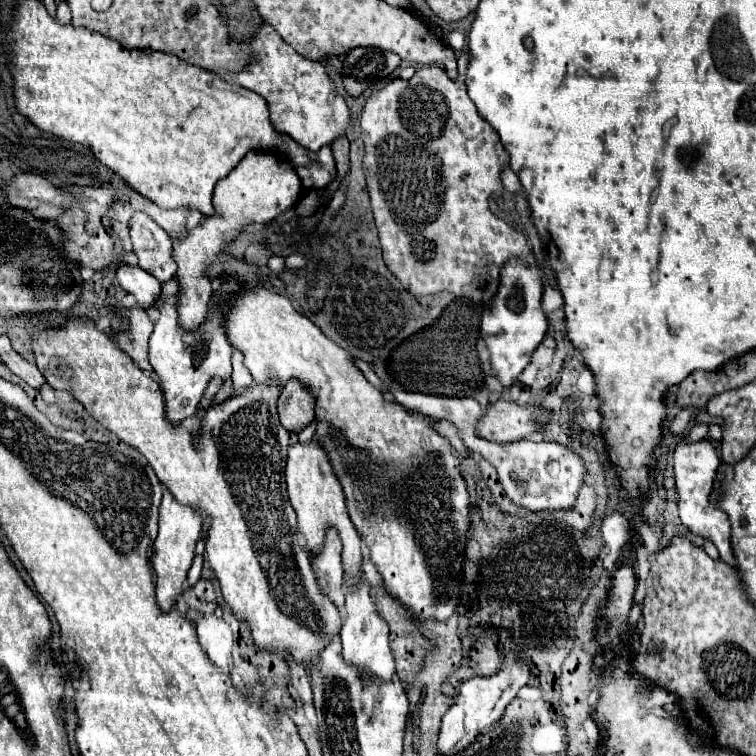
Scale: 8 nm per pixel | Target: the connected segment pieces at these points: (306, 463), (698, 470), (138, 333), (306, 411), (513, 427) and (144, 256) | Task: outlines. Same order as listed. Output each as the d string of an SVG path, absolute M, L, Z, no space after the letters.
M315 440L301 444L295 442L289 448L287 454L287 466L285 466L285 482L289 492L289 502L293 510L297 512L299 532L305 538L305 544L309 550L315 550L321 546L325 538L327 526L335 526L339 530L341 542L343 542L343 568L347 574L353 574L361 570L361 540L359 534L347 514L345 506L345 494L343 488L333 472L333 466L329 464L329 456L325 456L325 450L321 444L315 444Z
M701 440L695 444L687 444L687 442L677 444L675 454L673 454L673 470L675 470L675 484L677 484L677 494L679 494L679 502L677 502L679 518L681 518L681 524L689 528L693 534L705 540L711 540L717 546L723 562L737 568L737 562L731 550L731 542L729 542L729 536L731 536L729 518L723 510L717 510L709 504L709 492L713 488L713 480L715 480L719 466L721 466L721 460L709 440Z
M117 306L115 314L119 314L123 320L129 322L129 328L123 332L113 332L111 338L117 344L117 348L121 348L141 370L153 374L151 366L149 366L149 358L147 358L147 340L153 332L153 322L149 320L147 312L141 306L133 306L133 308L123 308Z
M289 380L281 390L277 410L289 432L301 432L315 418L315 396L299 380Z
M497 400L493 404L487 404L481 420L477 420L477 436L489 442L515 442L521 440L533 432L539 432L545 428L545 422L549 420L549 412L535 406L519 406L509 400Z
M135 212L129 220L129 236L133 252L139 258L139 266L159 282L171 280L175 274L175 262L171 260L173 242L167 232L151 216Z

